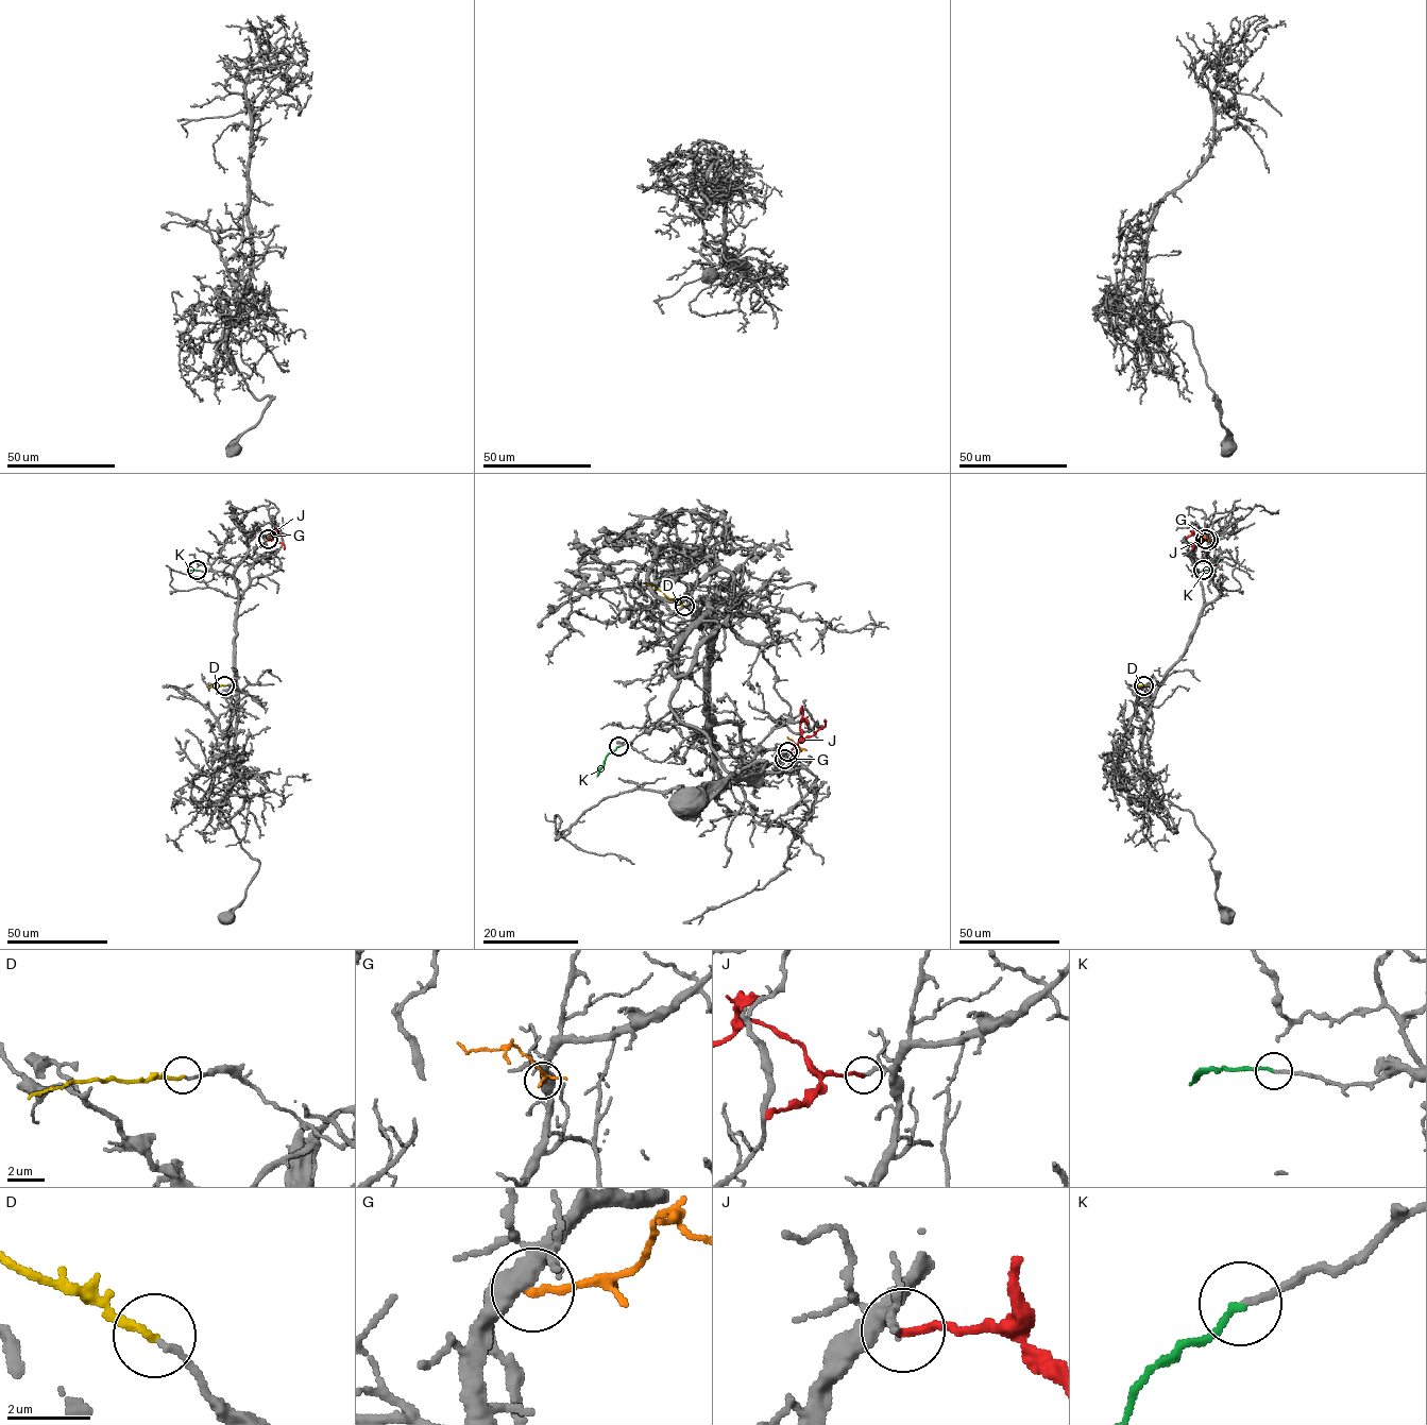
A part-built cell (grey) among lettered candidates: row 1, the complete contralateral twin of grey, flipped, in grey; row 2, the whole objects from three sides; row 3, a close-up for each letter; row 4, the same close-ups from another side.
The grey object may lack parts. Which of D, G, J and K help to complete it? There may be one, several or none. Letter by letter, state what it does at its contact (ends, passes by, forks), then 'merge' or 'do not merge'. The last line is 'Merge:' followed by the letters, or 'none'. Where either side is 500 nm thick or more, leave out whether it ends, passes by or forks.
D: it ends; merge
G: it ends; do not merge
J: it ends; do not merge
K: it ends; merge
Merge: D, K

